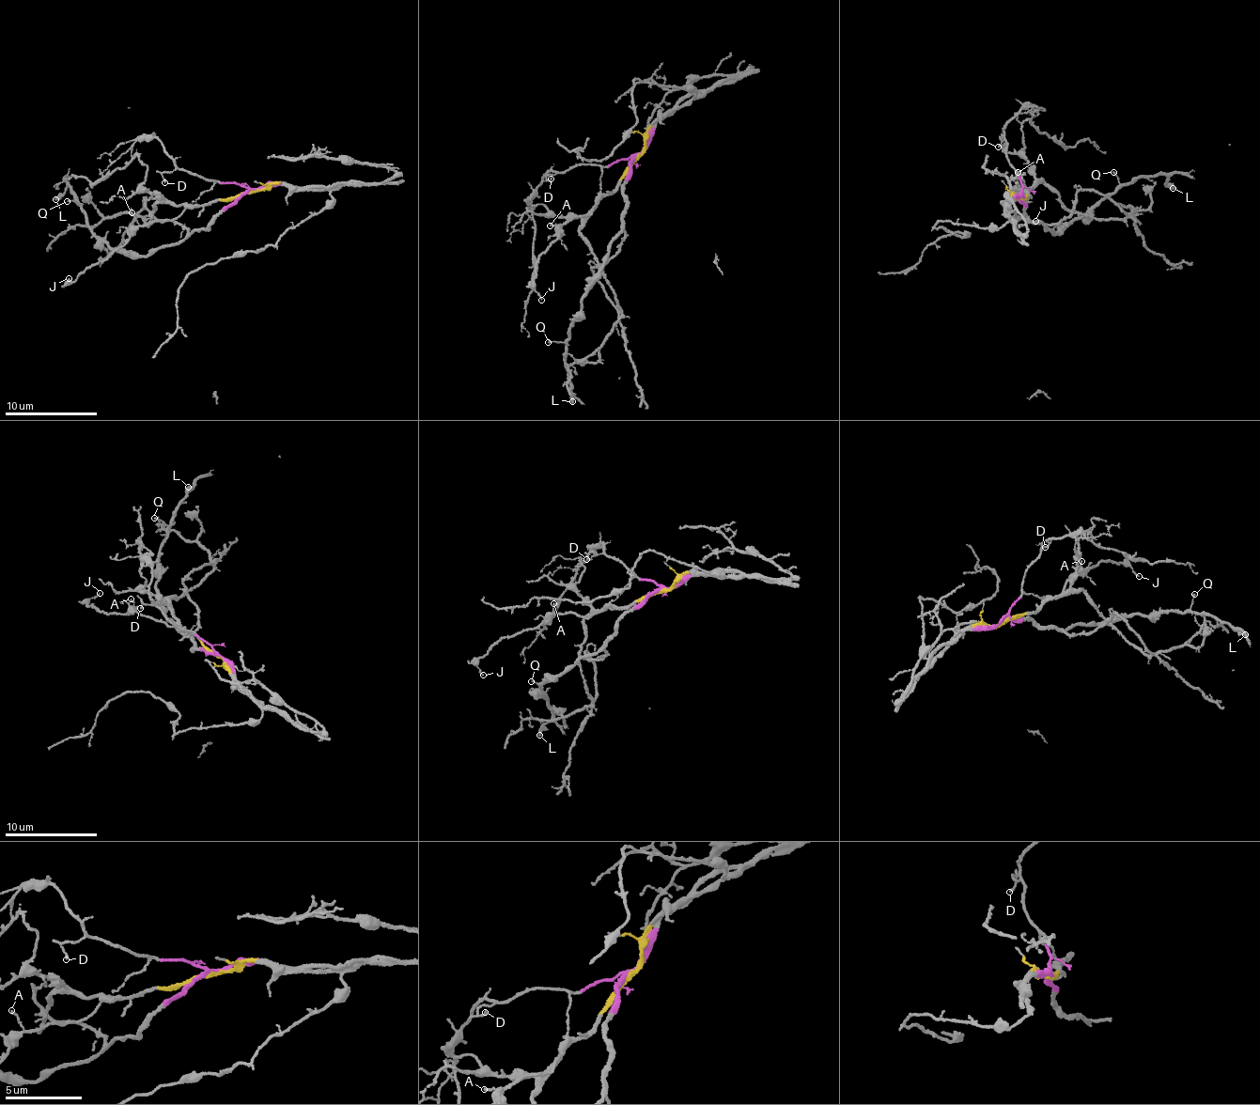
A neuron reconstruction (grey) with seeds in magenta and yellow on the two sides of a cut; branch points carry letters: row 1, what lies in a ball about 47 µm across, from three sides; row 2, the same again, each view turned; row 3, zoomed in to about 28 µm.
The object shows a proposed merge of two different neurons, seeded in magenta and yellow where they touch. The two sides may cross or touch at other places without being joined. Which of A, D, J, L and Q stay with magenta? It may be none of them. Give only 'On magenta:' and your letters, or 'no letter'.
On magenta: D, L, Q

